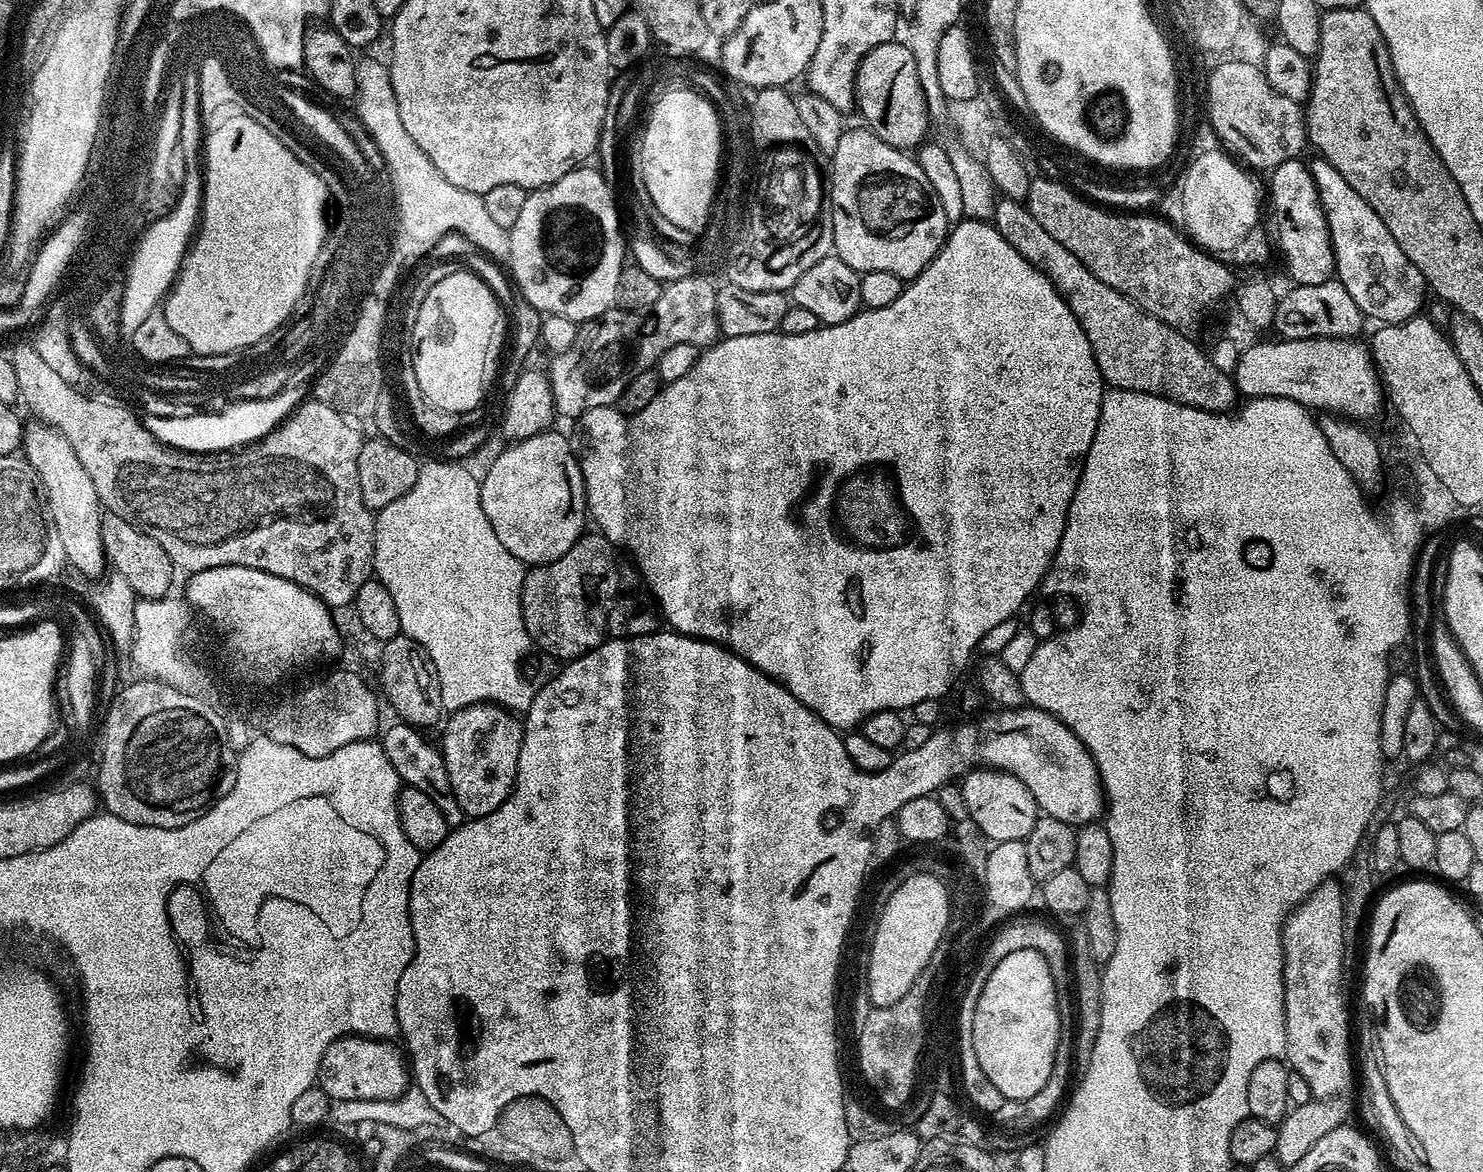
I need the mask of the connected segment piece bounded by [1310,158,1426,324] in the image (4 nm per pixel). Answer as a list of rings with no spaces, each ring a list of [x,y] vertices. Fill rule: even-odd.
[[[1322,158],[1311,161],[1310,171],[1324,217],[1328,222],[1328,233],[1332,239],[1332,249],[1336,259],[1335,279],[1358,302],[1358,310],[1364,312],[1365,317],[1376,319],[1376,322],[1386,324],[1401,324],[1410,317],[1417,315],[1424,304],[1426,285],[1418,266],[1402,254],[1402,246],[1394,242],[1394,234],[1386,230],[1386,222],[1370,210],[1368,203]]]

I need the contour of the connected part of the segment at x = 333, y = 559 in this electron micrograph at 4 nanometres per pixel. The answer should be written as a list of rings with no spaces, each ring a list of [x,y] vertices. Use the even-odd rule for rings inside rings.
[[[24,342],[10,352],[10,359],[13,362],[15,377],[18,378],[20,387],[19,395],[23,403],[28,403],[28,408],[33,412],[37,421],[46,423],[52,428],[57,428],[74,446],[74,454],[82,466],[86,466],[86,474],[90,474],[90,482],[94,482],[94,490],[98,494],[101,505],[111,515],[118,518],[126,518],[126,522],[136,525],[166,554],[172,559],[173,565],[177,569],[185,568],[185,573],[191,574],[210,570],[218,566],[246,566],[254,570],[262,570],[266,574],[274,574],[278,578],[286,578],[298,586],[302,586],[308,592],[313,592],[323,604],[327,604],[333,610],[344,608],[355,601],[358,589],[362,587],[362,582],[366,582],[373,575],[372,559],[374,558],[374,542],[376,541],[376,518],[373,509],[367,508],[362,502],[362,490],[358,490],[358,454],[362,443],[362,435],[355,423],[340,412],[336,412],[330,406],[318,402],[315,398],[301,403],[291,414],[284,417],[272,432],[264,435],[263,440],[255,440],[253,444],[246,444],[243,448],[227,452],[184,452],[180,448],[168,448],[150,430],[146,430],[143,419],[135,416],[124,404],[107,404],[104,400],[91,400],[83,391],[77,390],[66,382],[62,374],[50,370],[46,362],[38,355],[38,350],[32,348],[31,343]]]

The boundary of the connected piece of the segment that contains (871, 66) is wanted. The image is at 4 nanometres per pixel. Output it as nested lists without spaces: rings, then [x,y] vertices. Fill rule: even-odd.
[[[900,43],[883,44],[862,58],[856,75],[858,112],[860,108],[868,131],[882,138],[882,142],[901,150],[916,150],[929,139],[928,99],[918,78],[918,62],[914,62],[912,49],[907,43]]]

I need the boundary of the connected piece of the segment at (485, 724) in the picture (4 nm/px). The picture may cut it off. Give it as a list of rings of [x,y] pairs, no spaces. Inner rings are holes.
[[[492,702],[473,703],[471,708],[460,706],[456,710],[452,717],[447,717],[448,725],[447,720],[443,725],[442,743],[446,774],[450,774],[454,798],[458,798],[458,806],[462,806],[465,817],[494,814],[494,810],[498,810],[498,806],[502,806],[502,802],[506,802],[512,793],[524,725],[509,709]]]

